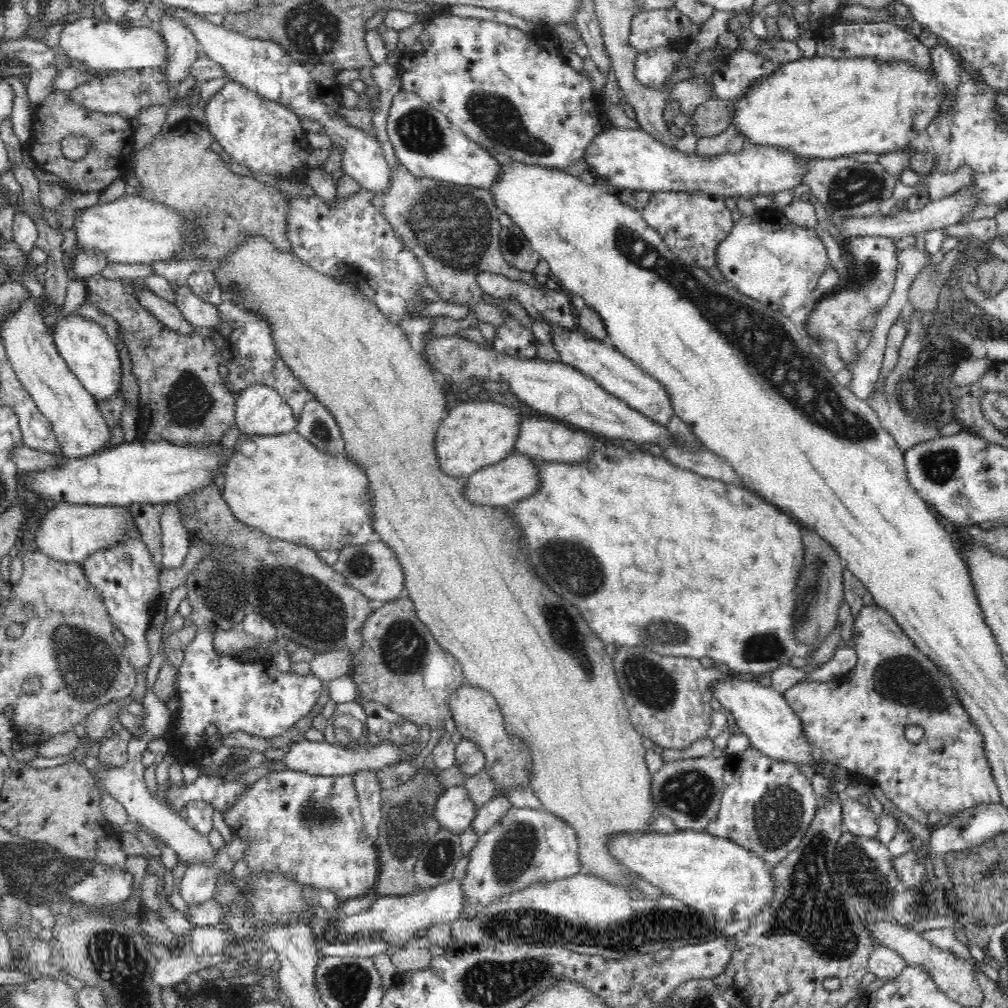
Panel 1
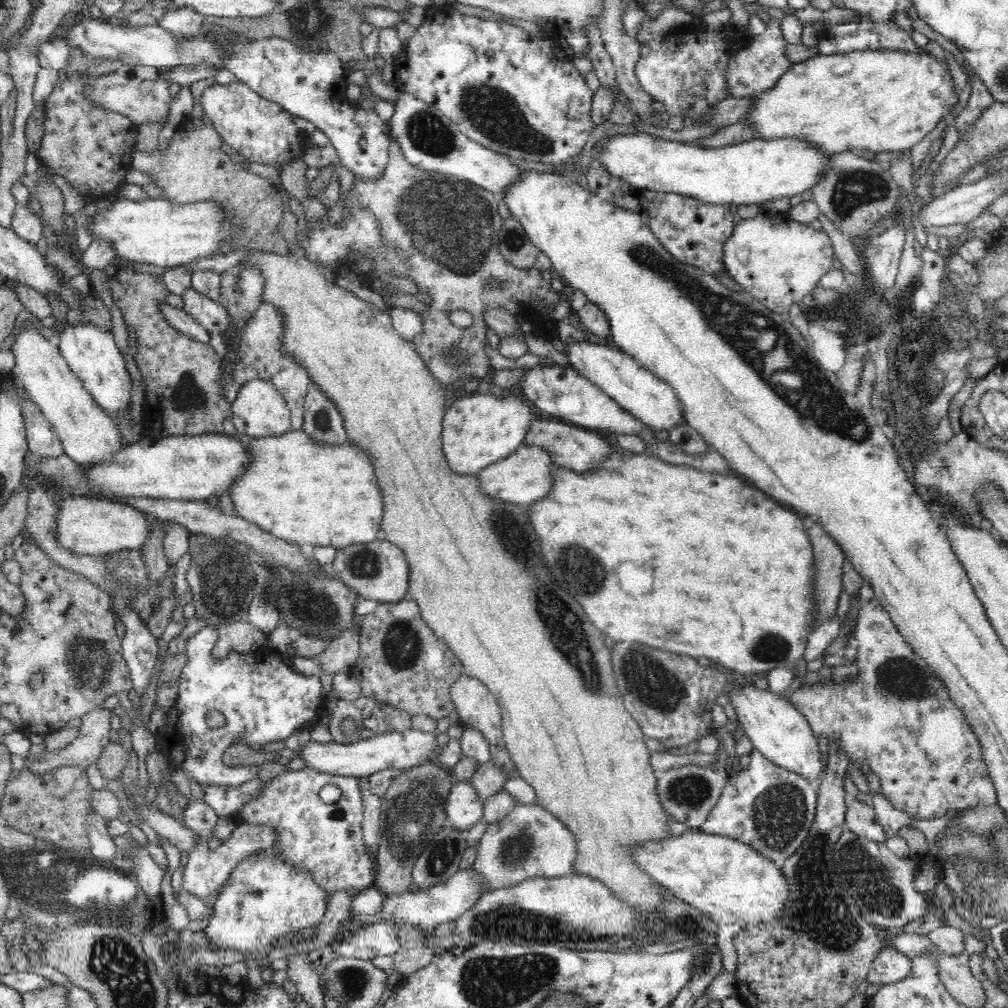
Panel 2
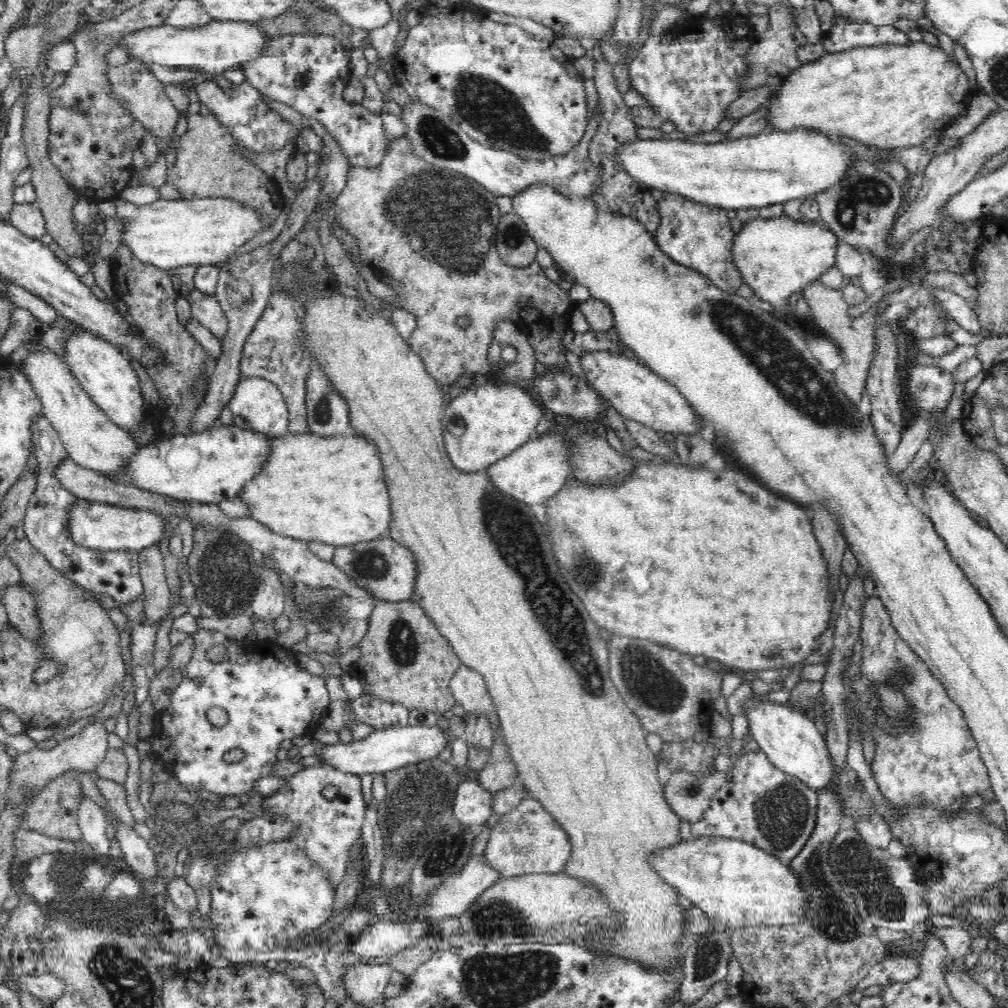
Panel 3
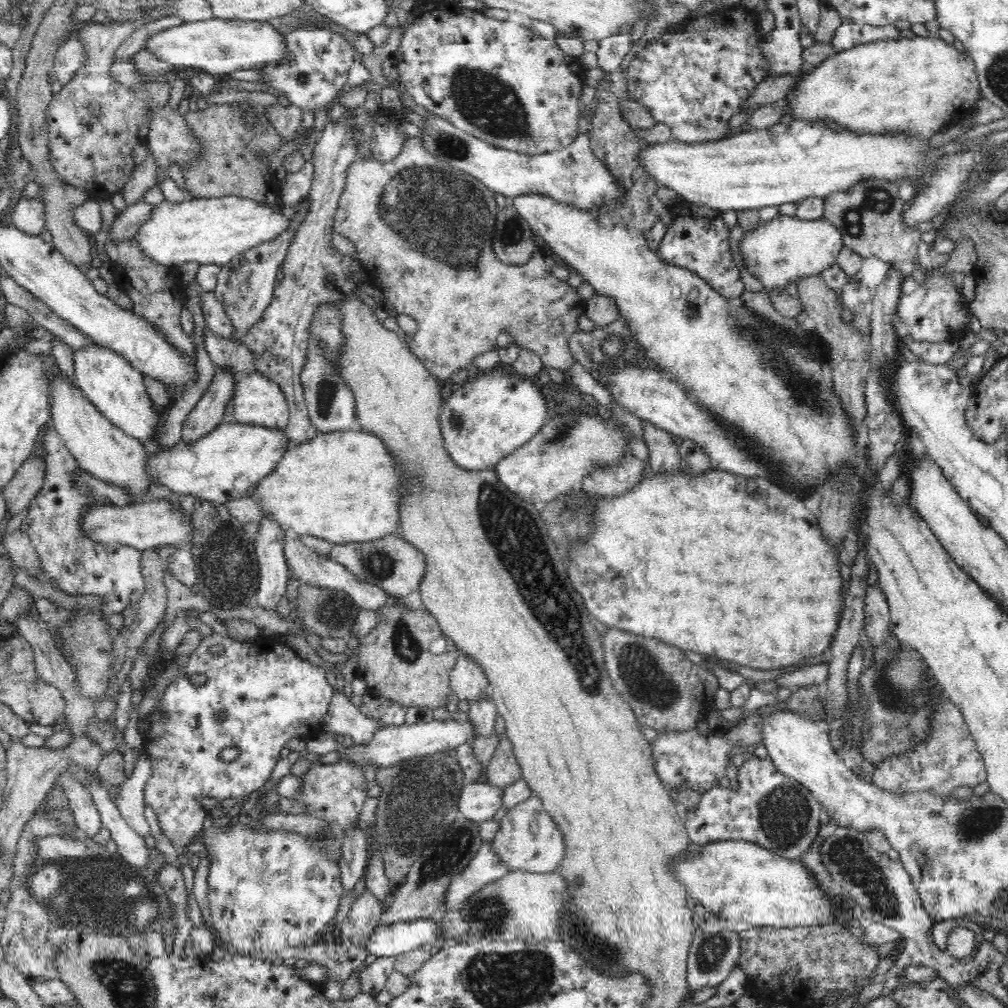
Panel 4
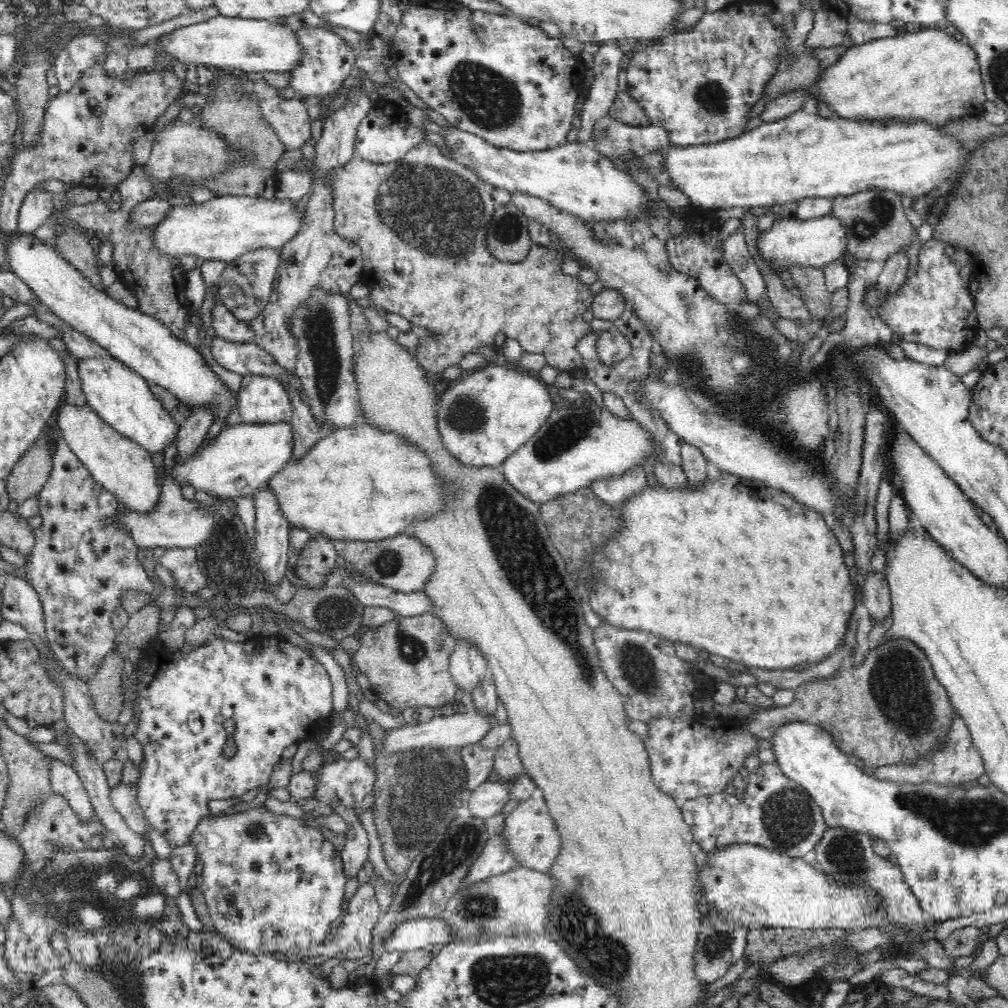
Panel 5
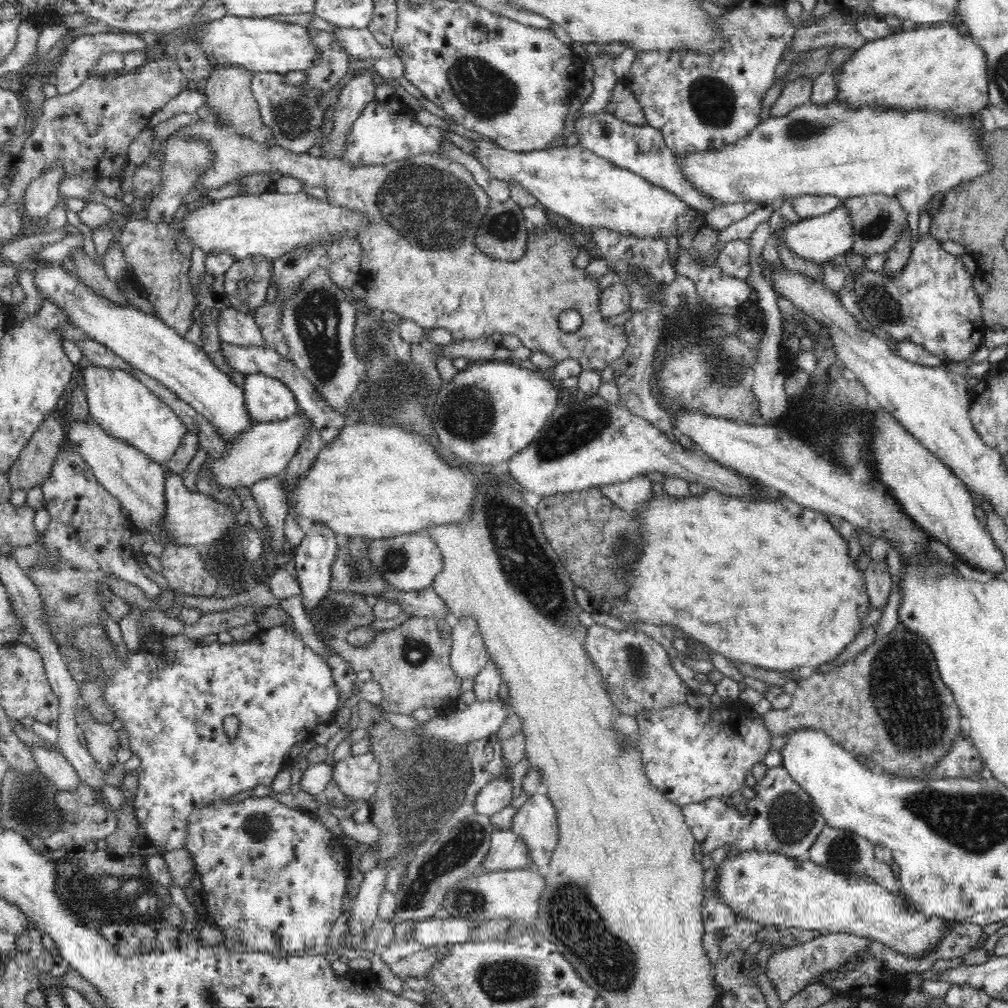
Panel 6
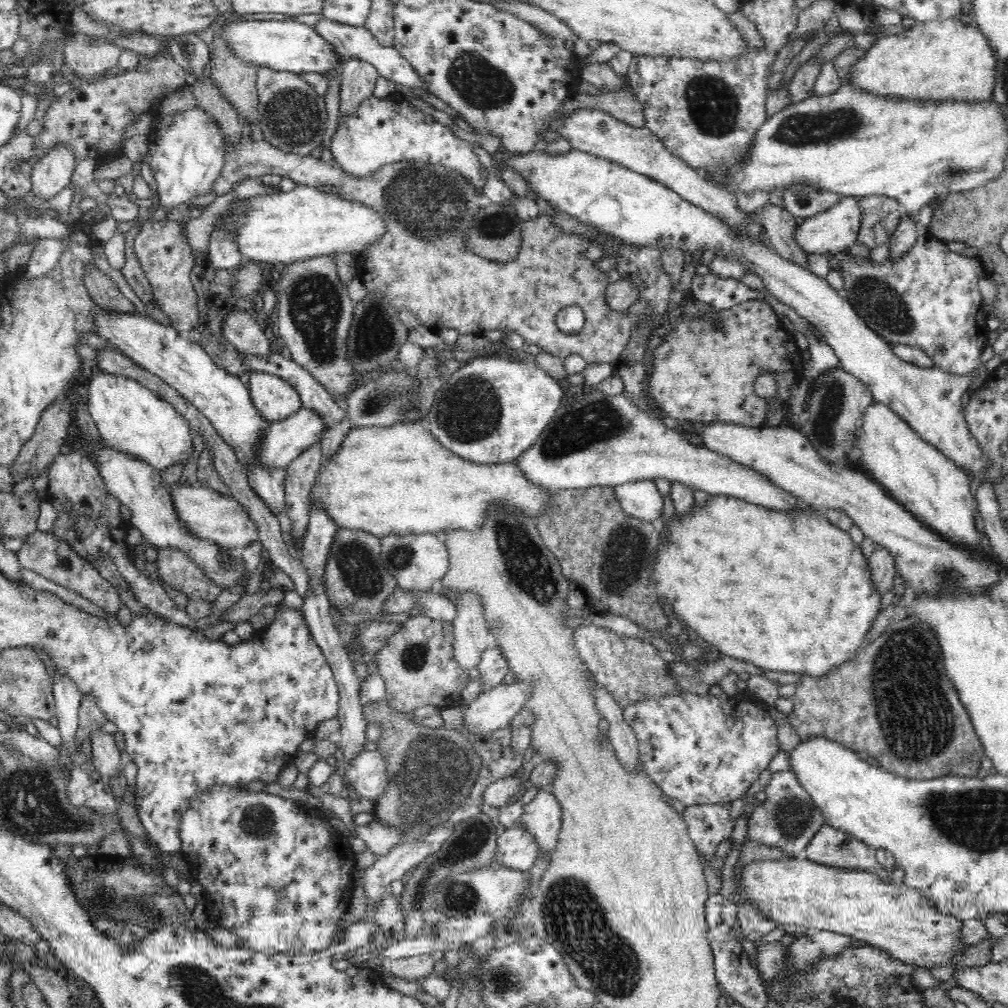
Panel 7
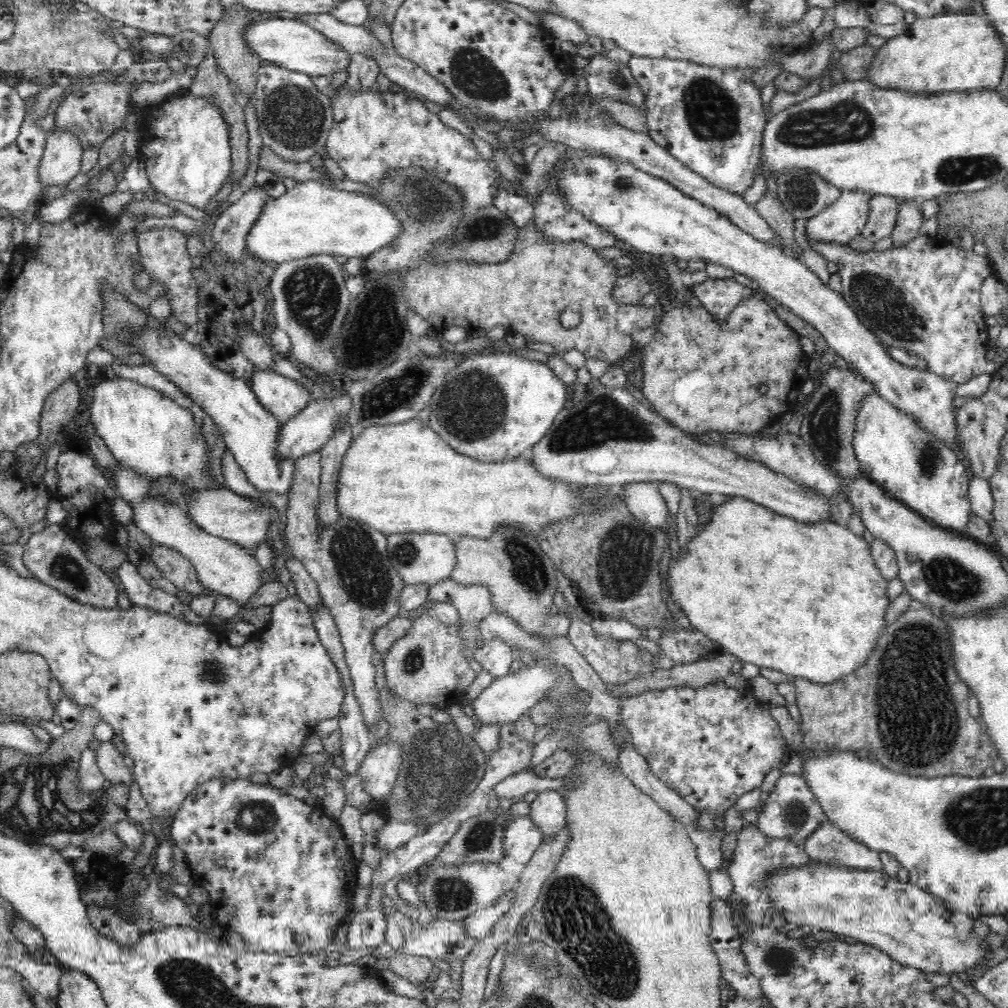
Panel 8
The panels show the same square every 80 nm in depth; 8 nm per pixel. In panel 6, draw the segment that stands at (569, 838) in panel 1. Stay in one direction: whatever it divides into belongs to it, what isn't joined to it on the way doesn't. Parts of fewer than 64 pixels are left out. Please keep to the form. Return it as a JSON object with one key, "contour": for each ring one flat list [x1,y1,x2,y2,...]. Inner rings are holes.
{"contour":[[541,791,518,808,510,831,528,847,528,855,538,868,550,864,559,841,557,815,549,796]]}

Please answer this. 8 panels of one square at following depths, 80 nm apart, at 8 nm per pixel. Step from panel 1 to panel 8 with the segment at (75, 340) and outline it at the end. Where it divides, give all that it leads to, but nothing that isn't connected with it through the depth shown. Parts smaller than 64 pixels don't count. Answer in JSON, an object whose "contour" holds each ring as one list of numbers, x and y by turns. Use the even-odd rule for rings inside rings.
{"contour":[[118,376,112,379,100,378,92,391,94,396,90,408,91,421,118,464,126,466,132,472,138,472,139,476,147,477,150,481,158,480,160,476,173,476,175,480,184,480,183,492,200,492,201,489,216,487,216,483,210,481,210,475,206,477,206,442,200,428,194,424,190,409,180,407,152,387]]}

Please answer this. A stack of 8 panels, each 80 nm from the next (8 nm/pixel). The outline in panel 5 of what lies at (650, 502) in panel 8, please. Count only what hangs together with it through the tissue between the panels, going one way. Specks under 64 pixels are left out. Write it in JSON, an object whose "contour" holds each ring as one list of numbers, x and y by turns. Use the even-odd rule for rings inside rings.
{"contour":[[635,465,620,477,600,478,598,481,590,482,588,487,600,500,611,507,616,507,632,494,640,492,646,484,648,482,642,465]]}

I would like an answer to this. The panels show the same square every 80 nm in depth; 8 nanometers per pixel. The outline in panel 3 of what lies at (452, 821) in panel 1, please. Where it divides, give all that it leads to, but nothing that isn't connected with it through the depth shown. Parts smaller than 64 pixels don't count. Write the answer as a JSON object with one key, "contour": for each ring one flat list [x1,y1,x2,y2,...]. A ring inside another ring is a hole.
{"contour":[[462,782,454,798,454,821,474,828,483,825,493,815,493,796,477,782]]}

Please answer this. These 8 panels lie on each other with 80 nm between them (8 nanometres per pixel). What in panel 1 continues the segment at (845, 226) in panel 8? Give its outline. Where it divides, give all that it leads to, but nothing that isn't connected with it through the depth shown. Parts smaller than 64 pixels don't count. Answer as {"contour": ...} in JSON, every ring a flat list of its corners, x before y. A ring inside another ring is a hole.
{"contour":[[757,208,754,214,742,214,740,219,734,222,730,234,718,242,715,250,715,266,726,279,726,283,742,295,768,305,772,310,786,317,792,316,798,308,804,306,804,300,817,288,819,279,829,266,824,243,816,235,814,229,800,227,772,208]]}

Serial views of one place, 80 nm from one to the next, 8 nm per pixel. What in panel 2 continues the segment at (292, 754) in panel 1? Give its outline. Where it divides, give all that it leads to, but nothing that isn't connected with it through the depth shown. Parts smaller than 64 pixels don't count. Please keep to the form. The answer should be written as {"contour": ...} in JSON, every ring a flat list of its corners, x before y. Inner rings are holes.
{"contour":[[418,730,412,732,394,732,394,734,376,735,370,740,360,740,356,744,337,744,333,741,328,744,320,744,313,740,309,741,304,748,298,751,298,759,304,761,305,768,316,770,323,774,334,774,348,777,370,777,376,772,389,768,410,769,424,765,433,759,437,736,426,734]]}

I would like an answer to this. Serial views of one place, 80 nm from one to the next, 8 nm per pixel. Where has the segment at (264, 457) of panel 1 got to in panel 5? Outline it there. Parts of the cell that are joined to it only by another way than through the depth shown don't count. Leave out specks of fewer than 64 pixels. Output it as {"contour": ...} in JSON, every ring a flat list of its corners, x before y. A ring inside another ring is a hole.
{"contour":[[366,422,360,424,357,428,342,427,339,429,333,428,330,431,322,429,317,444,314,444,301,458,293,458,292,456,282,470,270,478,269,482,265,484,265,488,270,490,270,493,277,498,278,507,282,510,282,515,286,517,290,526,293,526,294,529,312,529,316,532,316,535,326,536,334,541,372,541,392,538,408,531,410,524,414,522,414,518,428,518,428,516,436,514,442,508,442,495,440,495,442,494,442,487,436,481,436,475,432,471,428,455,424,455,420,449,416,449,408,441,402,441,402,437,398,433,388,433,388,431,376,429,376,427,368,425]]}

